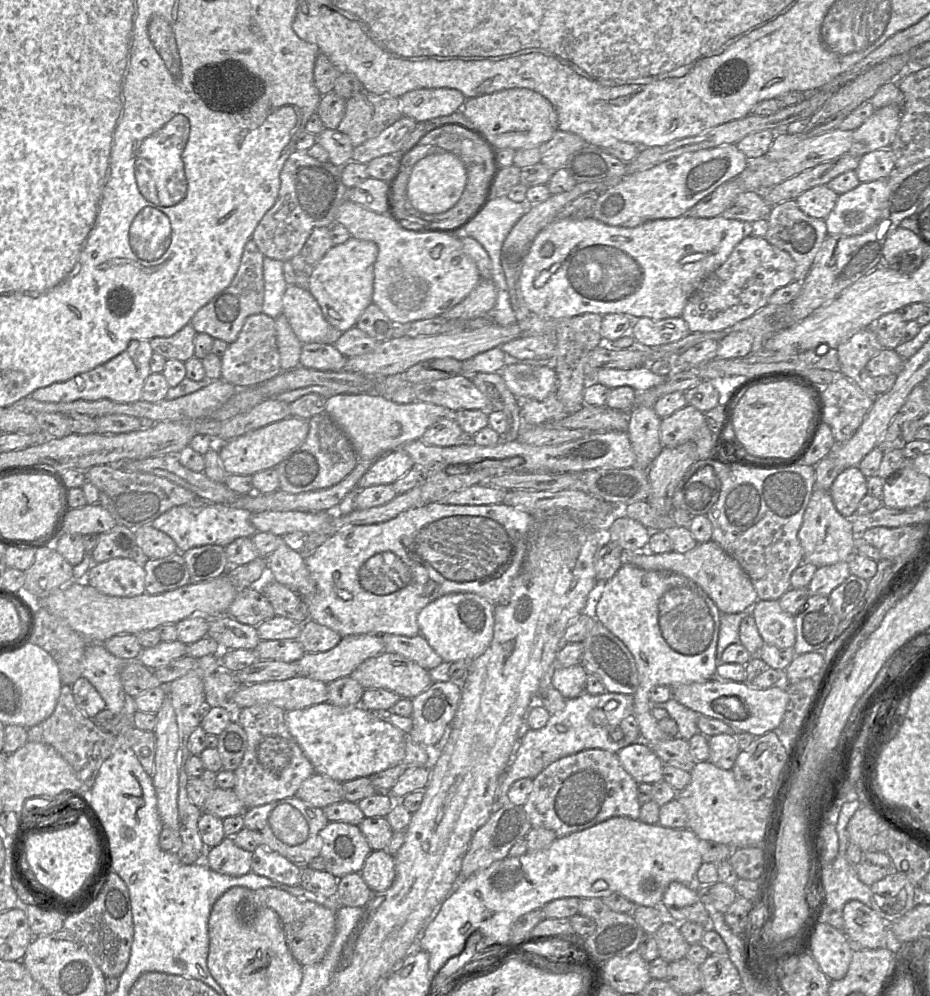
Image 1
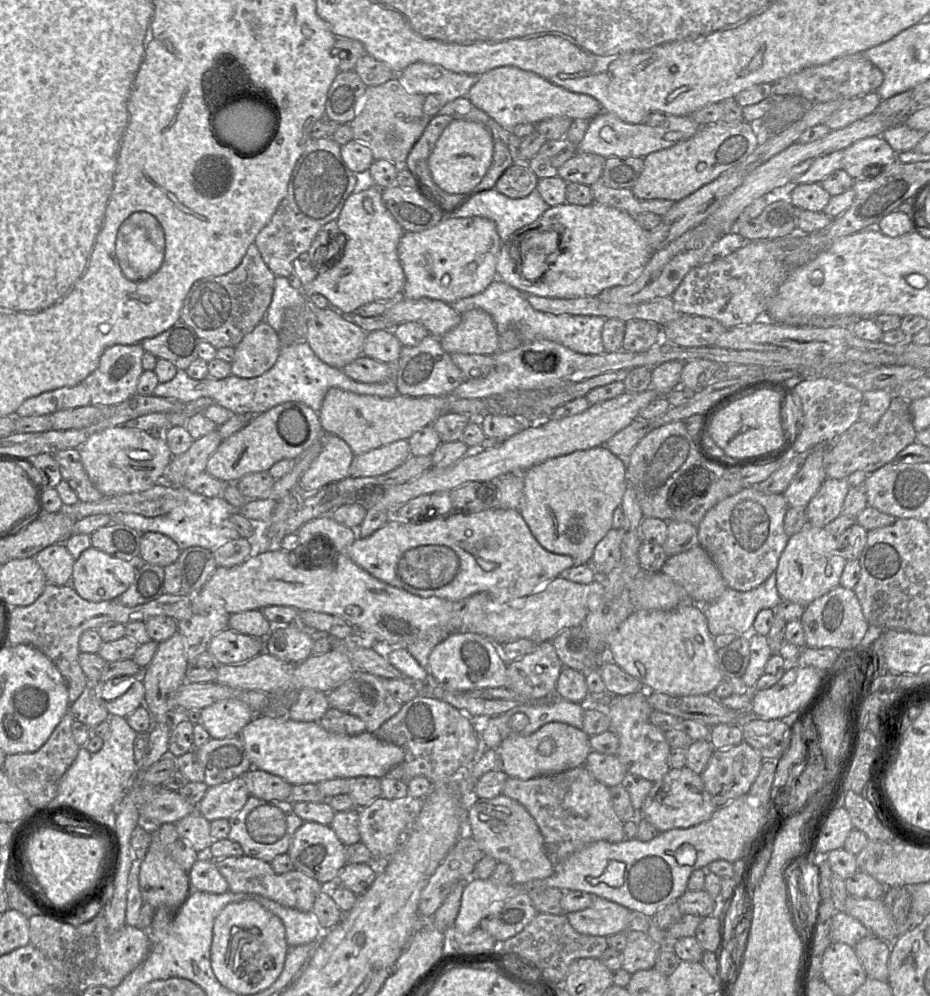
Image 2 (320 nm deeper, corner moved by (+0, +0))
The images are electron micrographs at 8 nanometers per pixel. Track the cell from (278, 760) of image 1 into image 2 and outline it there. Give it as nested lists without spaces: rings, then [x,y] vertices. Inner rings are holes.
[[[238,776],[229,782],[208,787],[196,806],[196,812],[208,821],[229,819],[242,809],[249,796],[244,778]]]

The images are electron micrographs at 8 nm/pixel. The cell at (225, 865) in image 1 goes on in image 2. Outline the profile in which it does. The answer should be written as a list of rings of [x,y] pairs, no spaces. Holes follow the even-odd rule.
[[[215,859],[196,860],[189,873],[192,890],[222,894],[229,890],[226,879],[220,874]]]

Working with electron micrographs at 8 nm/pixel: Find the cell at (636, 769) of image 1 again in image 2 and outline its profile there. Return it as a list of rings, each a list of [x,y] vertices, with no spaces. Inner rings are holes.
[[[596,751],[588,754],[584,766],[597,781],[609,788],[621,784],[628,773],[616,755],[607,755]]]

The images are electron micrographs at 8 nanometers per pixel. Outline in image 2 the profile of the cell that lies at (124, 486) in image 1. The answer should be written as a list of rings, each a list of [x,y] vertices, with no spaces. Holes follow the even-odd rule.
[[[66,449],[53,456],[59,466],[62,479],[73,489],[79,501],[95,502],[104,497],[91,483],[78,449]]]

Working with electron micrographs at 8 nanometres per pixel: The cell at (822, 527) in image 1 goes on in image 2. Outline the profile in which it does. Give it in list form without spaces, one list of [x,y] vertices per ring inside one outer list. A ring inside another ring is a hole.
[[[806,524],[801,531],[789,537],[780,556],[776,587],[782,600],[804,607],[838,585],[847,560],[837,551],[837,539],[824,528]]]

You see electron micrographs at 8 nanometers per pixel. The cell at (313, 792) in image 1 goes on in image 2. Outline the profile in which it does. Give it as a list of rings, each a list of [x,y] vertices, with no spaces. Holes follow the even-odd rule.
[[[251,768],[240,776],[244,778],[250,796],[263,800],[285,801],[291,794],[291,784],[266,771]]]

